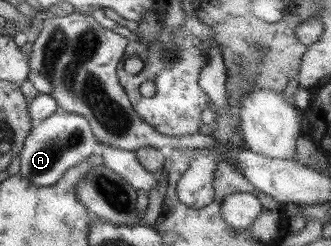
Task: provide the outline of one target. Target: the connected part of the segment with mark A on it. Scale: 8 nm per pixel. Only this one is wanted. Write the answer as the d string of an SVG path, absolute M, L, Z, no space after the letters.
M57 107L57 110L54 110L47 118L31 127L29 134L25 137L18 154L20 160L18 173L35 186L51 186L68 168L93 155L93 150L97 145L98 142L87 120Z

